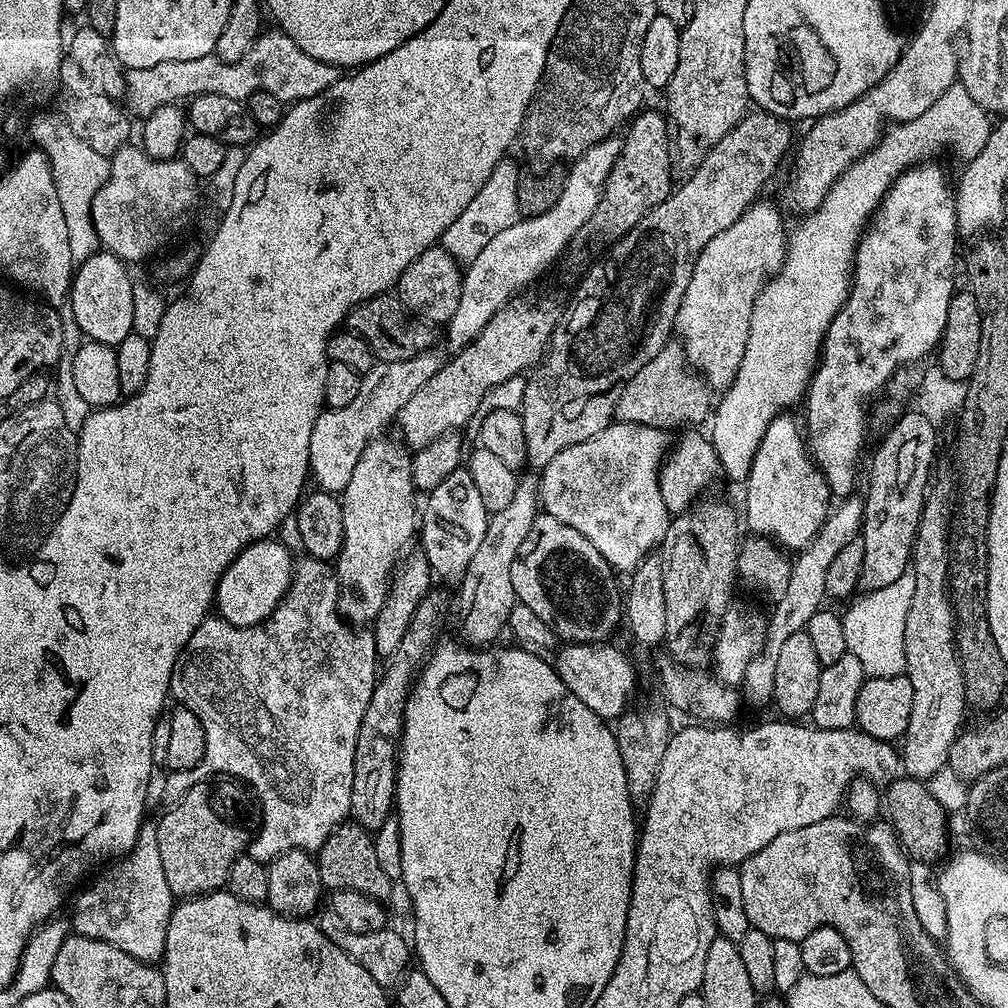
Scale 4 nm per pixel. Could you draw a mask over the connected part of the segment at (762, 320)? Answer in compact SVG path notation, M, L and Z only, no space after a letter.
M959 82L951 84L942 94L942 98L938 98L938 102L934 102L934 106L926 110L926 114L913 120L893 123L865 156L858 158L837 178L823 202L811 209L805 215L808 217L796 229L791 229L784 264L765 284L754 302L754 310L750 314L746 354L742 356L742 366L738 370L736 381L721 395L724 396L721 400L719 397L710 417L710 439L725 477L728 475L734 483L743 485L748 479L756 451L767 432L767 427L774 422L776 416L787 413L791 404L796 404L799 400L801 403L805 399L808 385L816 373L816 365L820 363L824 335L852 290L854 265L862 233L869 227L874 213L883 204L885 194L892 189L892 183L907 168L931 161L935 157L932 155L943 148L949 148L960 162L974 159L984 149L992 133L994 124L988 120L991 120L989 113L985 112L982 106L978 106L978 102L970 98L970 94L966 94L966 90Z

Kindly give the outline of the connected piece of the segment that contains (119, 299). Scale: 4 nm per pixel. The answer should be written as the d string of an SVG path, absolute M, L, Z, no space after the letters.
M103 250L81 263L72 277L70 307L80 327L81 337L94 342L118 345L132 333L134 322L134 283L128 277L129 265L114 254Z

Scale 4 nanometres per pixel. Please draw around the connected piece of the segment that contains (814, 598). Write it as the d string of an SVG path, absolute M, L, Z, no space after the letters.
M853 494L841 499L837 504L840 505L837 508L835 505L829 511L828 517L824 519L824 524L818 530L816 537L809 542L807 548L797 555L800 557L791 565L786 590L775 601L776 609L773 610L772 617L766 620L764 647L750 662L750 666L746 666L742 691L744 691L745 698L752 704L764 704L772 700L776 659L782 650L782 642L786 642L786 638L790 638L790 634L798 634L807 629L810 618L814 618L814 614L819 612L825 603L826 570L830 570L830 562L834 562L834 558L838 558L838 552L844 546L861 535L864 523L863 499L859 495Z

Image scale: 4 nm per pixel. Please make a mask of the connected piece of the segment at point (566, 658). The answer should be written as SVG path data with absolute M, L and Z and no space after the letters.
M615 643L563 645L564 649L554 659L556 673L566 682L566 690L578 698L578 702L590 706L606 722L615 721L629 711L628 703L636 692L636 668L624 652L615 648Z

